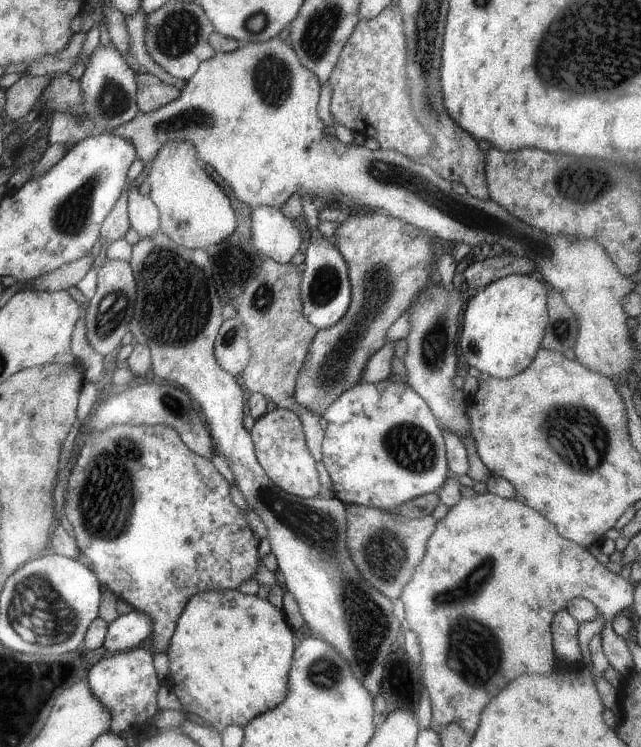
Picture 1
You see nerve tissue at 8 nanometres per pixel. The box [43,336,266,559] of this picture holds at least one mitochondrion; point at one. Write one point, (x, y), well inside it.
(105, 499)

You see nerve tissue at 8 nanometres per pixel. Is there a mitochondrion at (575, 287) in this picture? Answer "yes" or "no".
no

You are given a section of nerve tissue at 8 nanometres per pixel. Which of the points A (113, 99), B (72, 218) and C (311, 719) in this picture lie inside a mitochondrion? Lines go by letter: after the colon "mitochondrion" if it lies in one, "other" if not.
A: mitochondrion
B: mitochondrion
C: other

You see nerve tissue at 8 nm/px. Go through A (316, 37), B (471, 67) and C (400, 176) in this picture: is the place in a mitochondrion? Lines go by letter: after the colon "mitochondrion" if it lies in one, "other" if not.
A: mitochondrion
B: other
C: mitochondrion

